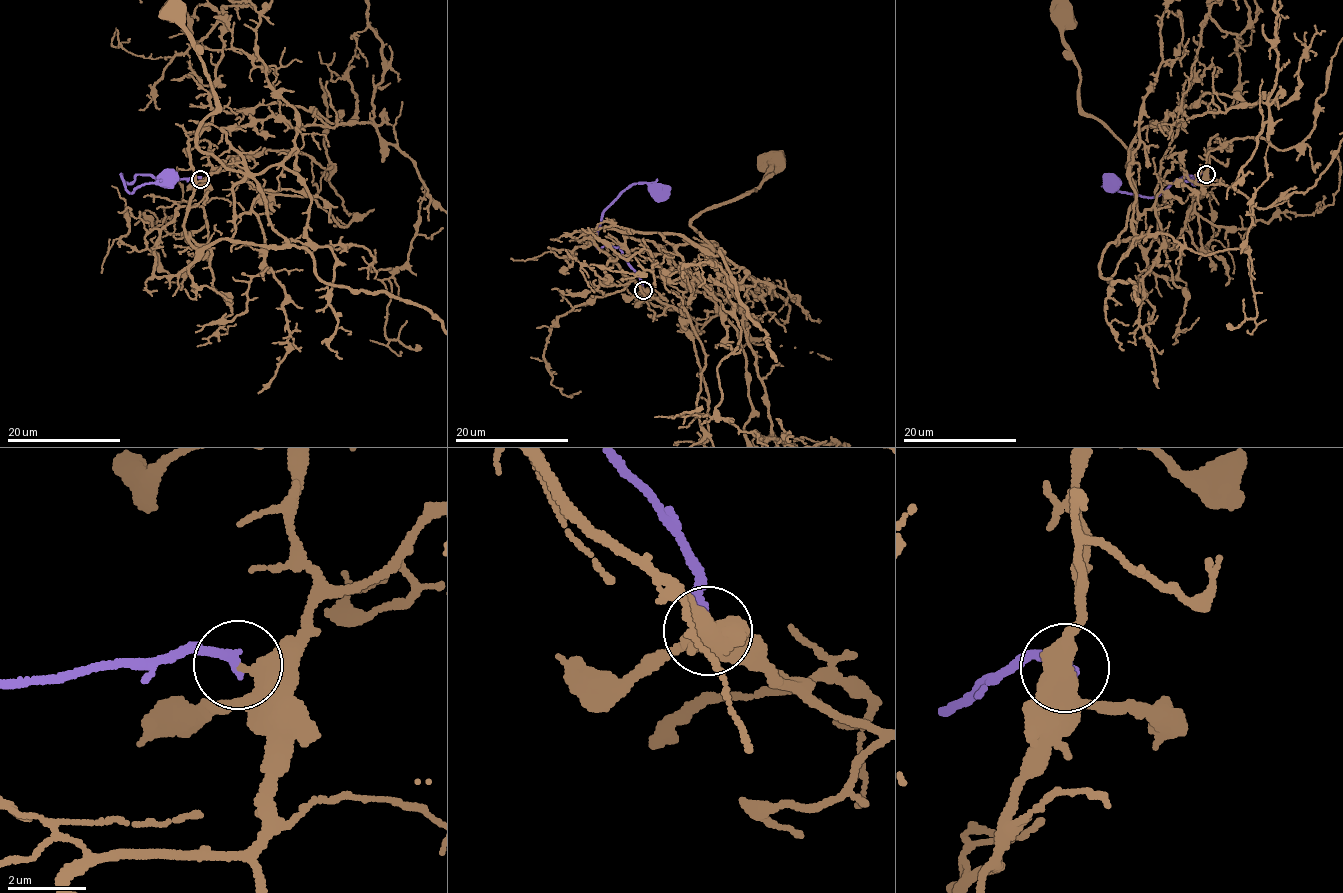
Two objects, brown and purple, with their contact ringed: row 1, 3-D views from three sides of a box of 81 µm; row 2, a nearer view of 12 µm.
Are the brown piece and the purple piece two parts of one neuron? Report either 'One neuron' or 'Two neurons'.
Two neurons

